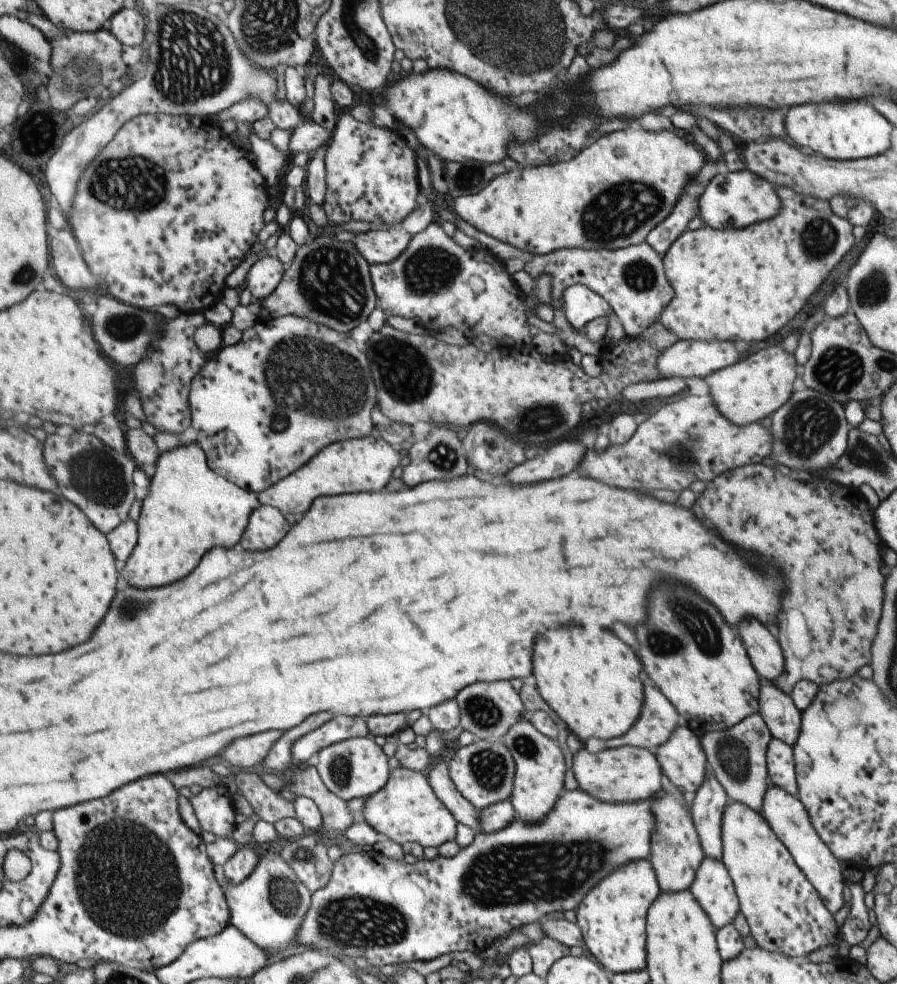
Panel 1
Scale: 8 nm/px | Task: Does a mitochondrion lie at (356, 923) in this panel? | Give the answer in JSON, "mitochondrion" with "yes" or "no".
{"mitochondrion":"yes"}

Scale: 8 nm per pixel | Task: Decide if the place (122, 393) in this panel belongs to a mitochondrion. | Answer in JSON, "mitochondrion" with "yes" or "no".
{"mitochondrion":"no"}

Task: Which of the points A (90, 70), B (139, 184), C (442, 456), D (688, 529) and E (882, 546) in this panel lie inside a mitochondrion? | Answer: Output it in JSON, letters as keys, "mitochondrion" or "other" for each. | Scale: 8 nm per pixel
{"A":"mitochondrion","B":"mitochondrion","C":"mitochondrion","D":"other","E":"other"}

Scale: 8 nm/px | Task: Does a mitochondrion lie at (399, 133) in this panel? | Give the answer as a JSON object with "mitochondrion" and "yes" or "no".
{"mitochondrion":"no"}

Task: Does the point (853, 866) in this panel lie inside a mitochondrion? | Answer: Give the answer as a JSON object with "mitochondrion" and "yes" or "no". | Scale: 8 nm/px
{"mitochondrion":"no"}

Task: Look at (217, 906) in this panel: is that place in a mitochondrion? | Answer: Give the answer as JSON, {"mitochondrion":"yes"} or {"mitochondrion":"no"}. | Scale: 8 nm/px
{"mitochondrion":"no"}

